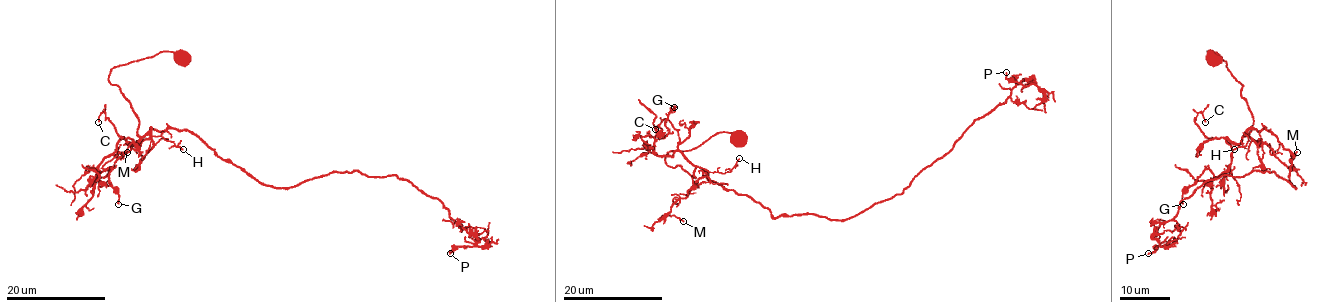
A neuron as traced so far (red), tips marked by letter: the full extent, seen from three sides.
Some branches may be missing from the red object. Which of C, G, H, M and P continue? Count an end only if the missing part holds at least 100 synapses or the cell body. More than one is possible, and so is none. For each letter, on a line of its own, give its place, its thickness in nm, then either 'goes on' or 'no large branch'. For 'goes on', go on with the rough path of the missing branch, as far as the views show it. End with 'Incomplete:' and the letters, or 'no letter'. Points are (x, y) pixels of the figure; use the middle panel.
C: place (655, 129); calibre 110 nm; no large branch
G: place (674, 107); calibre 160 nm; no large branch
H: place (739, 158); calibre 120 nm; no large branch
M: place (683, 221); calibre 120 nm; no large branch
P: place (1006, 72); calibre 160 nm; no large branch
Incomplete: no letter

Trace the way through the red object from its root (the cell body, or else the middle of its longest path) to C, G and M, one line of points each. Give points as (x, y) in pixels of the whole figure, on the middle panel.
C: (737, 136), (718, 132), (666, 156), (668, 165), (694, 178), (678, 132), (666, 118), (655, 129)
G: (737, 136), (718, 132), (666, 156), (694, 178), (678, 149), (655, 152), (674, 107)
M: (737, 136), (718, 132), (666, 156), (668, 165), (694, 178), (697, 167), (706, 173), (660, 218), (683, 221)

